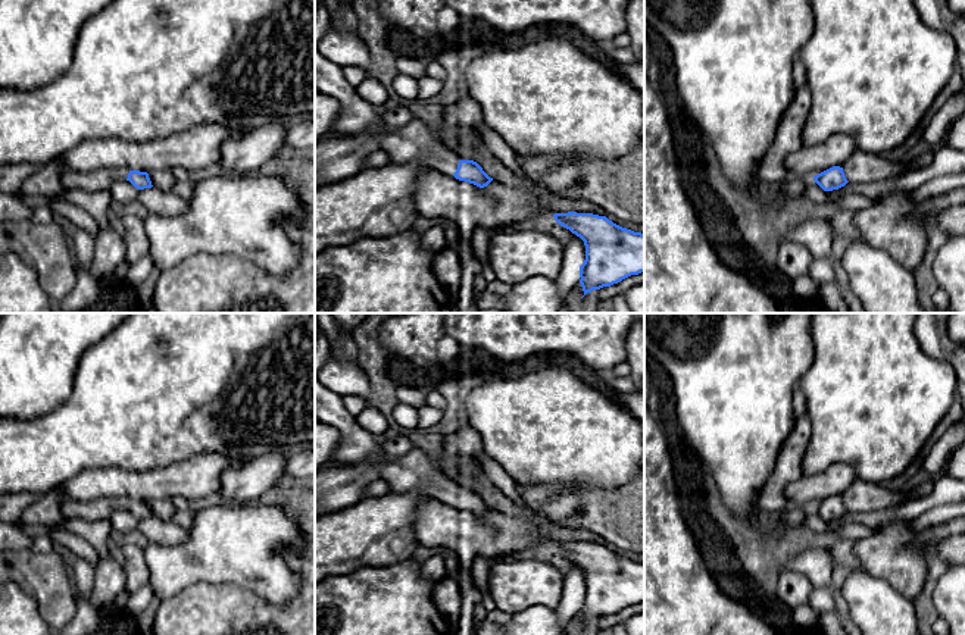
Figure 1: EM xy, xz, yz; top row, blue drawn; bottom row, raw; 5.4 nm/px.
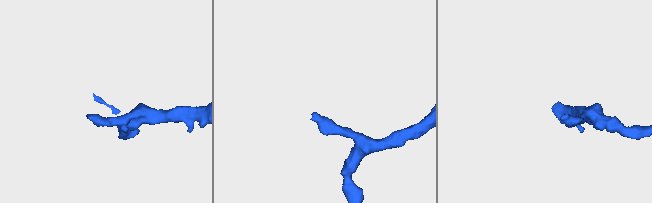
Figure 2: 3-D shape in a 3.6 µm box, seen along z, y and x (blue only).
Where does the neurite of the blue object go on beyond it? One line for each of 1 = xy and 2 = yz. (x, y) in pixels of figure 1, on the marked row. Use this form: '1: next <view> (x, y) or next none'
1: next xy (100, 180)
2: next none

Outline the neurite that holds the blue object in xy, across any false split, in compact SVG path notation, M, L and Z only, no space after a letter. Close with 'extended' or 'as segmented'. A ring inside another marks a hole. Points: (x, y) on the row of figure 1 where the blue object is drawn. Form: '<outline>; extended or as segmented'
M100 169L96 172L66 171L60 175L65 188L78 188L84 191L109 190L116 181L129 181L137 190L152 188L147 172L121 169Z; extended

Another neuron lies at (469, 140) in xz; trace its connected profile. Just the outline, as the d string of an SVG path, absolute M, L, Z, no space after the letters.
M478 126L462 128L457 137L457 156L459 160L474 160L478 163L478 151L482 141L482 132Z

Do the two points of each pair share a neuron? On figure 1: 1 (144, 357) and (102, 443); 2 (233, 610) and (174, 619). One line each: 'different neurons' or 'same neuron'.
1: same neuron
2: same neuron

